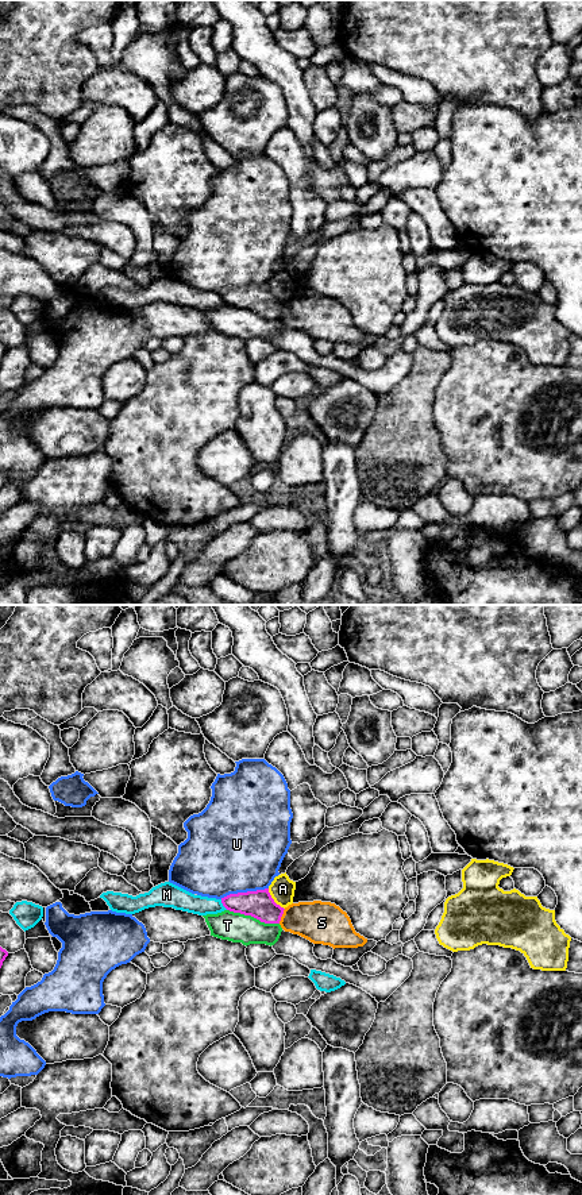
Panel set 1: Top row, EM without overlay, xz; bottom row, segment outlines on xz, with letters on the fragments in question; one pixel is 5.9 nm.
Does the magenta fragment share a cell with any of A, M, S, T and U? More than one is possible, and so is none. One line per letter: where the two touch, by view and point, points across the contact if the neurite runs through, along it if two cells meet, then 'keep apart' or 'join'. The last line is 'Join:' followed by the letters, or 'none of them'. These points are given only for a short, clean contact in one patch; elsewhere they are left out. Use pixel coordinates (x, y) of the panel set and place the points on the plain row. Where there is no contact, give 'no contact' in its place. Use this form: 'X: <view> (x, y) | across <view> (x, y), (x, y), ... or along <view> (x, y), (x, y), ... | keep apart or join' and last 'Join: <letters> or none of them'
A: xz (273, 295) | keep apart
M: xz (223, 300) | along xz (220, 295), (227, 304) | keep apart
S: xz (281, 311) | along xz (285, 304), (278, 317) | keep apart
T: xz (253, 311) | keep apart
U: xz (243, 288) | keep apart
Join: none of them

